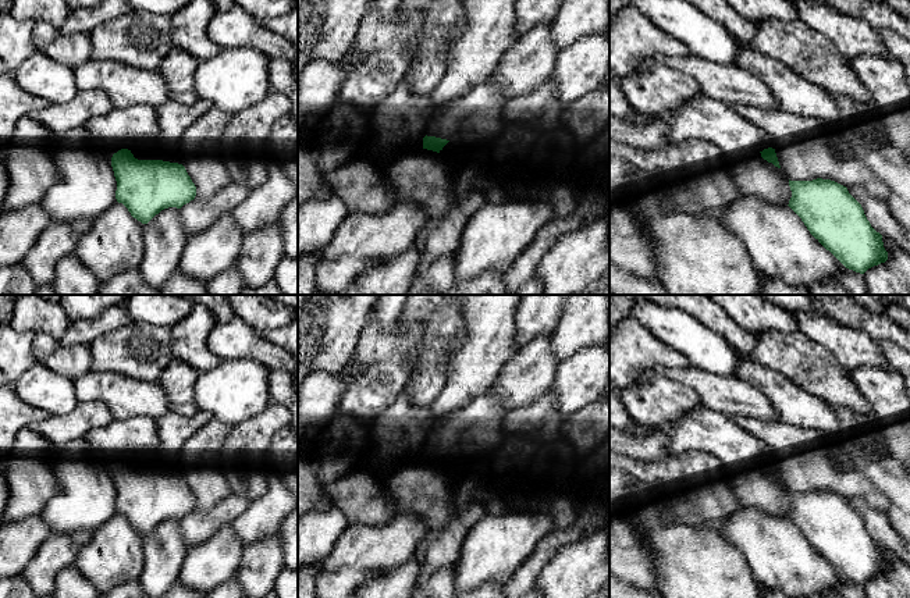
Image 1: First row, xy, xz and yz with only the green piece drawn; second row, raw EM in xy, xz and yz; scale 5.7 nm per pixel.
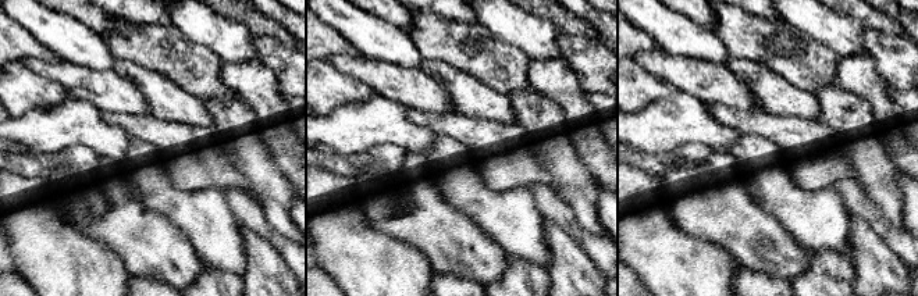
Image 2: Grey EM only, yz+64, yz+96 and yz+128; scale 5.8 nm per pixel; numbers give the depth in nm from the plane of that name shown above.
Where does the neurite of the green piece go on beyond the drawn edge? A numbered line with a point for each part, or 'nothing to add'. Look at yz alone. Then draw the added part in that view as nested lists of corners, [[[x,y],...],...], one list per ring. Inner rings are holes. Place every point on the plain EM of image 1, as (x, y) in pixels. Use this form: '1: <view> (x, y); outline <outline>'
nothing to add

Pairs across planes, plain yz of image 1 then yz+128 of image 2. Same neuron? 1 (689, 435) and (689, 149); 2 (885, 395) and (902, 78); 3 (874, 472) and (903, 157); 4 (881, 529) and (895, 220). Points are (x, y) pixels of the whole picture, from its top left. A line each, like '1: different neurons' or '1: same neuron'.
1: different neurons
2: different neurons
3: different neurons
4: different neurons

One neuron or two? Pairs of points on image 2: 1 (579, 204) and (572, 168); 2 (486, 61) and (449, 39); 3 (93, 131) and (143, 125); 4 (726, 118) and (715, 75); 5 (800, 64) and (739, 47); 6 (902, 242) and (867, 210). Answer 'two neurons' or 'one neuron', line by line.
1: one neuron
2: one neuron
3: two neurons
4: two neurons
5: one neuron
6: one neuron

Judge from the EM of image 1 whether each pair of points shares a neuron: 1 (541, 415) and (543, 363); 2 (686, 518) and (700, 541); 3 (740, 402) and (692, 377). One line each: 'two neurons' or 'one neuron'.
1: two neurons
2: two neurons
3: one neuron

